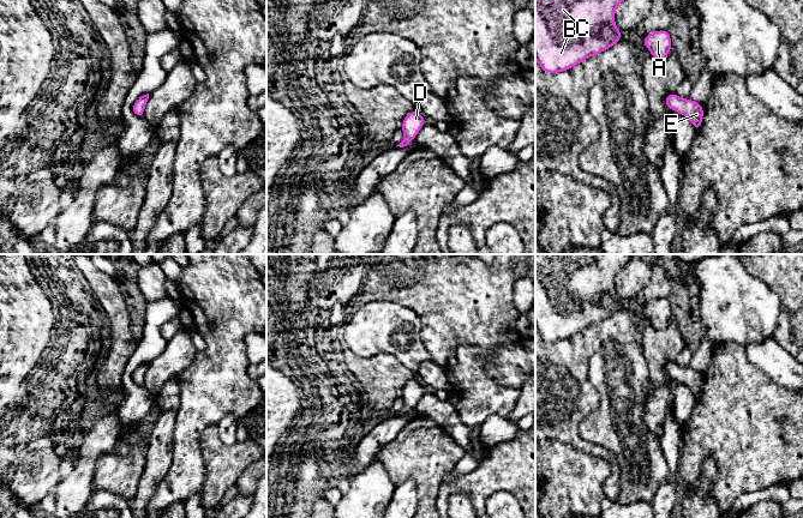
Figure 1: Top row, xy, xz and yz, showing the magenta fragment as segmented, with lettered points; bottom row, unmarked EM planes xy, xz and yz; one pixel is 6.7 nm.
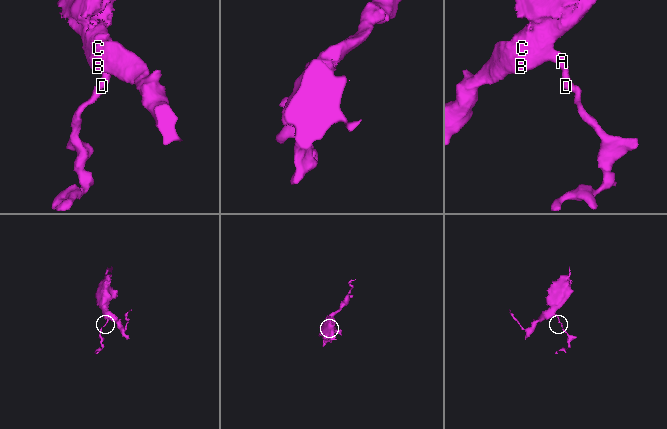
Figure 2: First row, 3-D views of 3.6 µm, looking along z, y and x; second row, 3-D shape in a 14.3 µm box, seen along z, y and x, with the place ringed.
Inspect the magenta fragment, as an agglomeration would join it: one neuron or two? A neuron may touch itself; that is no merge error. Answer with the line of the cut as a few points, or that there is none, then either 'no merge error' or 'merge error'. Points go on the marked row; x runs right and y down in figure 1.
no cut; no merge error

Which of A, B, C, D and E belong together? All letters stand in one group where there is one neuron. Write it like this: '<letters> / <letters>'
A B C D E

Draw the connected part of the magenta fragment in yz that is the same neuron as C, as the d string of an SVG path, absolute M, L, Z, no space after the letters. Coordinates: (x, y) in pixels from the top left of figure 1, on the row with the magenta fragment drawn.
M535 0L535 60L546 73L564 72L619 43L615 11L623 0Z

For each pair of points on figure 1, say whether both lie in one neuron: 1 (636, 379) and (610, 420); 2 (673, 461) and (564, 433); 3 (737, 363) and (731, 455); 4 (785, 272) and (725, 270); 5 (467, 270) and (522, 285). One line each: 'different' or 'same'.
1: same
2: different
3: same
4: different
5: different

